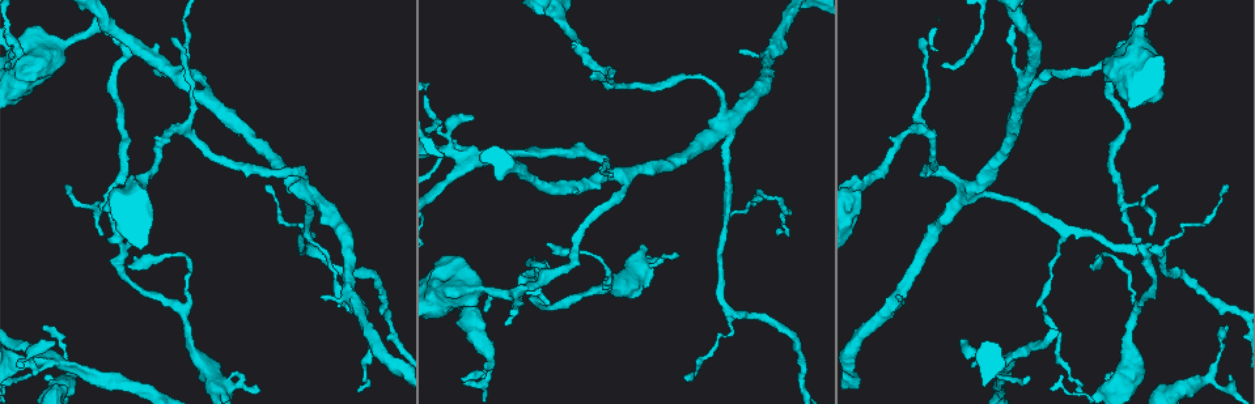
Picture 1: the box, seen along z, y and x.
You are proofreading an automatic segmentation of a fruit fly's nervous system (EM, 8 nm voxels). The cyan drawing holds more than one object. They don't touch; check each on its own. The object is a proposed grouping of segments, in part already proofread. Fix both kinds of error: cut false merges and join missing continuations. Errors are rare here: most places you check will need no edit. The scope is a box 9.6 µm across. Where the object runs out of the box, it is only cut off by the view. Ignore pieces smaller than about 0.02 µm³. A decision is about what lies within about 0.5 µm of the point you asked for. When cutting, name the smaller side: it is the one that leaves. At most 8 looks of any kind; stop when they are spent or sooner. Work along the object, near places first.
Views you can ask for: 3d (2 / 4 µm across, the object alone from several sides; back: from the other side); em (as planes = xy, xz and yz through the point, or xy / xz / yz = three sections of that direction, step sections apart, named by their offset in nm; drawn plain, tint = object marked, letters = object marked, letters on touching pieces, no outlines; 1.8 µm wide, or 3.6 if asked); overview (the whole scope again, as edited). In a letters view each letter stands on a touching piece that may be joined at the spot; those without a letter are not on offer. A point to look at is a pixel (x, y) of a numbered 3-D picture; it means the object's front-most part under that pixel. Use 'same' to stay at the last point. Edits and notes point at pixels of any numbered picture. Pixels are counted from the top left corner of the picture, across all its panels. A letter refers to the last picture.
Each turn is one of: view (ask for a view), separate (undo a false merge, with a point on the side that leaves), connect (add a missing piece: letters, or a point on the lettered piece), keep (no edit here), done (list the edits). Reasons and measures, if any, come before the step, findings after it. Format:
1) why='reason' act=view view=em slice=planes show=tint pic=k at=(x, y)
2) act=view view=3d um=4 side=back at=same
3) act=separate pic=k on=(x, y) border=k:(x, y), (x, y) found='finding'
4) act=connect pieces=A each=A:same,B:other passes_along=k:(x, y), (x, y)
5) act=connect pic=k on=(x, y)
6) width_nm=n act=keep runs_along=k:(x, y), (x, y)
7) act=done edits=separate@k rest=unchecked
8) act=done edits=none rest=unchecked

why='thick turns thin' act=view view=em slice=planes show=tint pic=1 at=(28, 361)

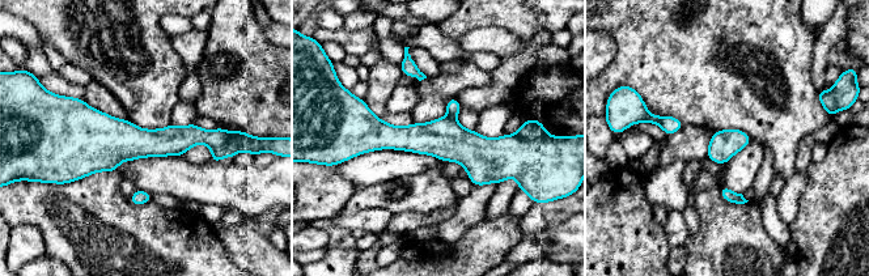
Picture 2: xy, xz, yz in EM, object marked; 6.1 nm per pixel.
act=view view=em slice=planes show=letters at=same

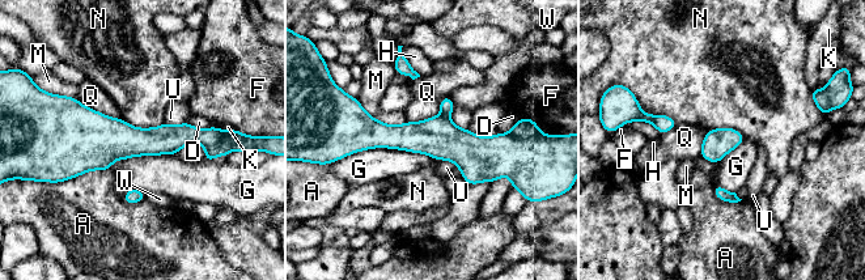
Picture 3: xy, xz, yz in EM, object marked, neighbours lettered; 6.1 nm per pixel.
width_nm=180 act=separate pic=3 on=(225, 148) each=A:other,D:other,F:other,G:other,H:other,K:other,M:other,N:other,Q:other,U:other,W:other border=3:(229, 140), (213, 144), (206, 149) found='a second neuron is stuck on'

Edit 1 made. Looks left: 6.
why='tapers out' act=view view=em slice=xz step=8 show=tint pic=1 at=(1089, 266)

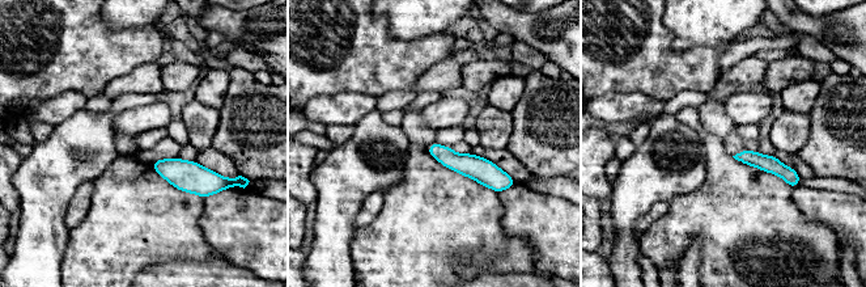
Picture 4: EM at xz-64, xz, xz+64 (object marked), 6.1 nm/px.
act=view view=em slice=yz step=8 show=tint at=same

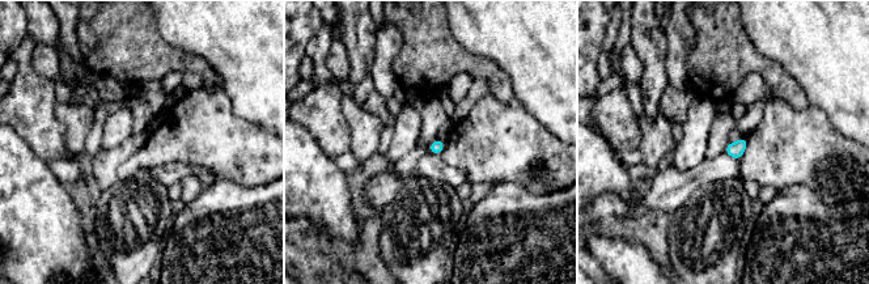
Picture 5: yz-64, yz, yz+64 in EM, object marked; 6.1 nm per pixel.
why='see the neighbours' act=view view=em slice=yz step=8 show=letters at=same

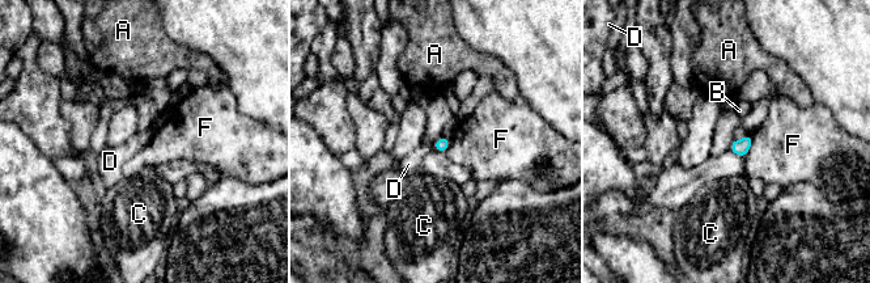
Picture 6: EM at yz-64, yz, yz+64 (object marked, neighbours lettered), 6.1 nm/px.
longest_contact=F:160nm act=keep each=A:other,B:other,C:other,D:other,F:other border=6:(432, 144), (433, 148) found='no lettered piece goes on from it'

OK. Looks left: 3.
why='sudden change in width' act=view view=em um=3.6 slice=yz step=8 show=tint pic=1 at=(138, 191)

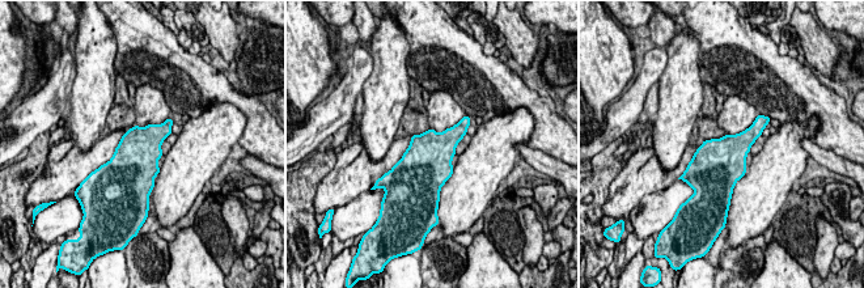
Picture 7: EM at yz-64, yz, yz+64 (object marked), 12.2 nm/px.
why='cut it another way' act=view view=em um=3.6 slice=planes show=letters at=same

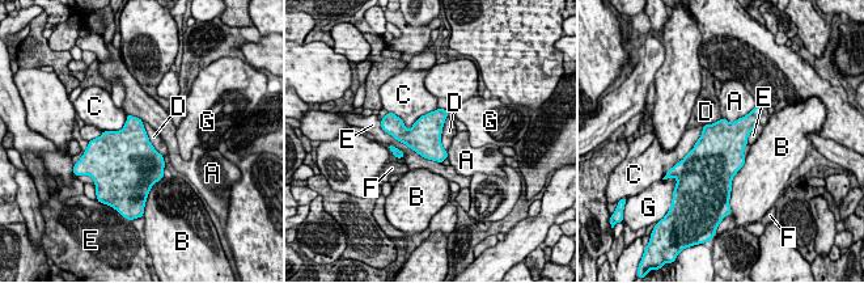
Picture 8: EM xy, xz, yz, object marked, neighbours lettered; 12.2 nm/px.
act=keep each=A:other,B:other,C:other,D:other,E:other,F:other,G:other found='continuous, no second neuron'

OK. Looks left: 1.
act=done edits=separate@3 rest=unchecked

